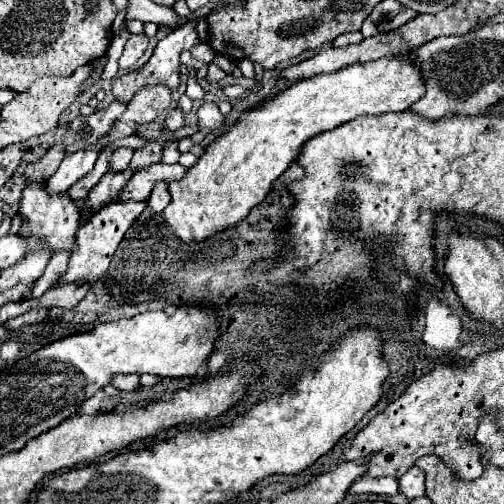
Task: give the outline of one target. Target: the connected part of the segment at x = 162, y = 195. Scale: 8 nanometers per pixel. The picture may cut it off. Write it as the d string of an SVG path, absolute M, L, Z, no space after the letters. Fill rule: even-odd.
M157 184L157 186L153 188L151 198L149 198L147 204L149 204L149 208L151 208L153 214L161 214L163 208L165 208L169 202L171 202L171 196L169 196L167 186L165 186L165 184Z

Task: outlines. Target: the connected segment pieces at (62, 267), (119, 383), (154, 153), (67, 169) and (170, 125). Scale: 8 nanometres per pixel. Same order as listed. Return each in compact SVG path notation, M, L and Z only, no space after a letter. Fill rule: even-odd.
M59 252L49 261L43 275L35 282L31 299L39 299L62 278L68 267L69 252Z
M115 376L113 386L123 392L133 392L139 388L139 376Z
M153 140L149 146L135 150L135 154L133 154L131 162L129 162L129 170L131 172L139 172L139 170L149 168L151 164L161 162L161 148L163 148L163 144L165 142L161 142L161 140Z
M93 144L93 148L87 148L85 152L75 152L73 156L63 158L57 172L45 180L47 192L61 194L69 190L79 178L83 178L93 168L93 164L97 162L97 156L99 156L99 148L97 144Z
M179 108L167 112L167 116L165 116L165 128L171 130L171 132L177 132L179 128L183 128L183 114L181 114Z

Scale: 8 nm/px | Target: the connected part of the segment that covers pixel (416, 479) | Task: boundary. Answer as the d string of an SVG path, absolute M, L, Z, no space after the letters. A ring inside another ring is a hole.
M413 466L405 476L399 478L399 490L401 490L409 500L425 496L425 474L423 474L417 466Z

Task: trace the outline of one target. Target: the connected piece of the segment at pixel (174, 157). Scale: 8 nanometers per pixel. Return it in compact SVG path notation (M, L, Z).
M177 140L165 144L165 154L163 154L163 162L165 164L175 164L179 160L179 156L181 156L181 152L177 148Z

